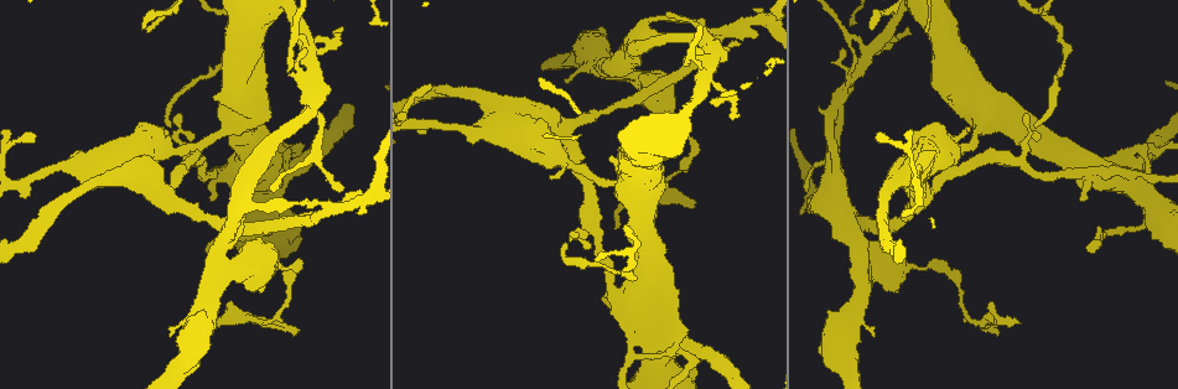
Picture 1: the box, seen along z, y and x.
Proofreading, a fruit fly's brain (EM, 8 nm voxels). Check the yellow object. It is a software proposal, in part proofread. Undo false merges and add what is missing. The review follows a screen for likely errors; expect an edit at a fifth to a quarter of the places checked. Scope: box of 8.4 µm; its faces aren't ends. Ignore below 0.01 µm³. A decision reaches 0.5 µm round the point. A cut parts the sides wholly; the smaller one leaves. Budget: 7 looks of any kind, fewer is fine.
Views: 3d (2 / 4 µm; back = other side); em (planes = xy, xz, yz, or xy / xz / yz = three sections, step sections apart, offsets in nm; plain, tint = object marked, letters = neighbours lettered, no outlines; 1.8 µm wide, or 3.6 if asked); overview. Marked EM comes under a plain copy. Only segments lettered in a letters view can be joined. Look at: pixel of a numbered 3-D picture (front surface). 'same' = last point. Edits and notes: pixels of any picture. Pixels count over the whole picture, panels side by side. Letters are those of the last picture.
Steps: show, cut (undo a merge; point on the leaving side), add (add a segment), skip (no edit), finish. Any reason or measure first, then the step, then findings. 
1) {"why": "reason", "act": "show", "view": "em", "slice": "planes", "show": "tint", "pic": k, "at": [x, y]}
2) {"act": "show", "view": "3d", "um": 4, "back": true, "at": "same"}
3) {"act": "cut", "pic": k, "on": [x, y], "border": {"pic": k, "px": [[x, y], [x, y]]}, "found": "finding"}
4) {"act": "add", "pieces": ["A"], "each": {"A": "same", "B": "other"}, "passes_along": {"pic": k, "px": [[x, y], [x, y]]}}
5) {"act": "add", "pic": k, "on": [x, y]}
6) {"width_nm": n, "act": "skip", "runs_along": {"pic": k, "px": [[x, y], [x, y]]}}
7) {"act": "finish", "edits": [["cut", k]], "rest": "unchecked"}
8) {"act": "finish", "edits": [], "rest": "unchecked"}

{"why": "tapers out", "act": "show", "view": "em", "slice": "xy", "step": 16, "show": "letters", "pic": 1, "at": [296, 332]}

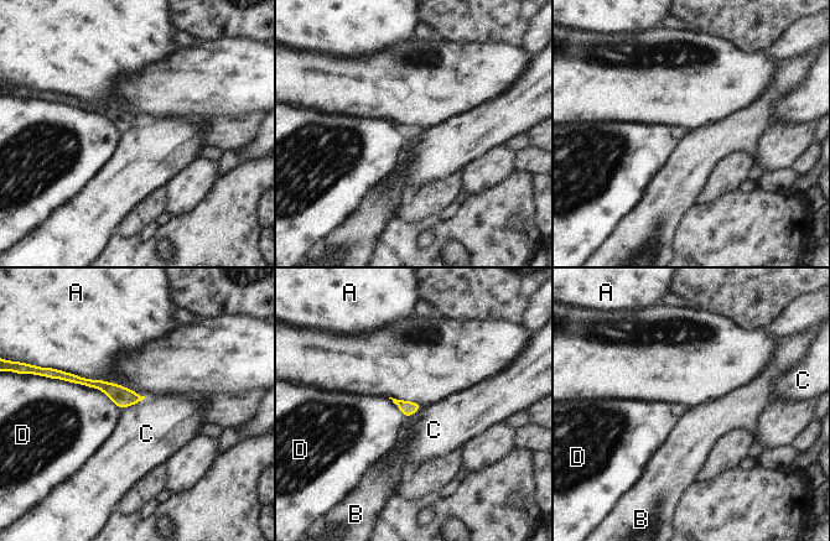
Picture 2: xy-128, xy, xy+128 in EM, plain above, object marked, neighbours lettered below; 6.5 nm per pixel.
{"why": "cut it another way", "act": "show", "view": "em", "slice": "planes", "show": "letters", "at": "same"}

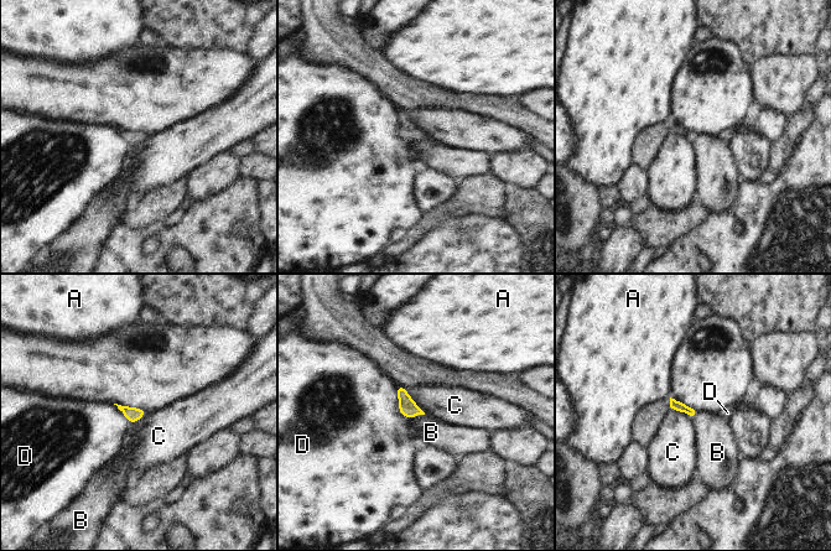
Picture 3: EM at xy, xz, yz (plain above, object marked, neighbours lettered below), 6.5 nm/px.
{"act": "skip", "each": {"A": "other", "B": "other", "C": "other", "D": "other"}, "border": {"pic": 3, "px": [[424, 414], [409, 419]]}, "found": "none of them fits"}

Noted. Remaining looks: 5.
{"act": "show", "view": "em", "slice": "yz", "step": 8, "show": "letters", "pic": 1, "at": [873, 334]}

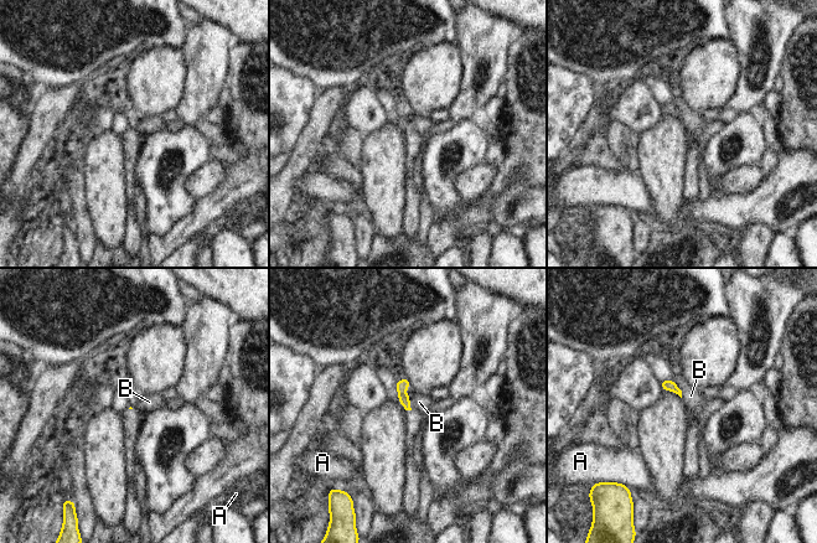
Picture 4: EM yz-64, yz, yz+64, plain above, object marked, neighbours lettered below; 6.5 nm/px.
{"why": "another direction", "act": "show", "view": "em", "slice": "planes", "show": "letters", "at": "same"}

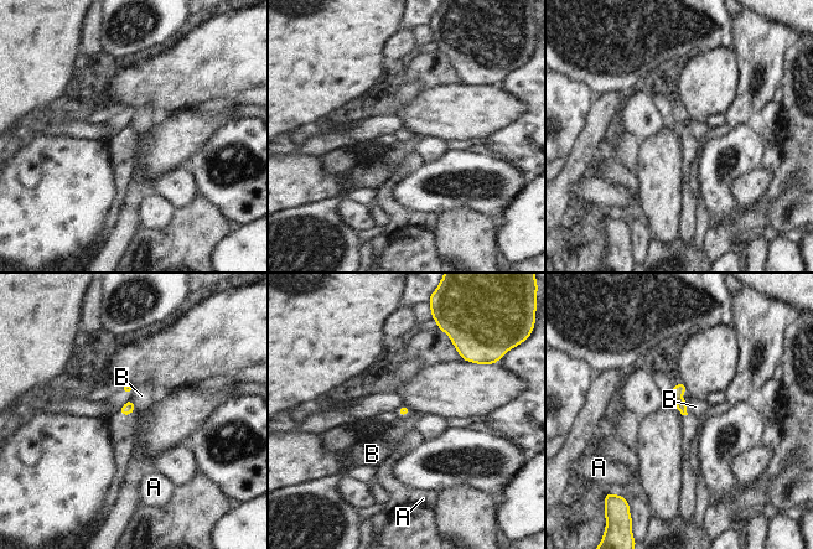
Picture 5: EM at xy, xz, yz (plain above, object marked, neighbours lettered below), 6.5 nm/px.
{"act": "skip", "each": {"A": "other", "B": "other"}, "border": {"pic": 5, "px": [[684, 399], [688, 414]]}, "found": "none of them fits"}

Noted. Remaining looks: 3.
{"act": "show", "view": "em", "slice": "planes", "show": "letters", "pic": 1, "at": [739, 43]}

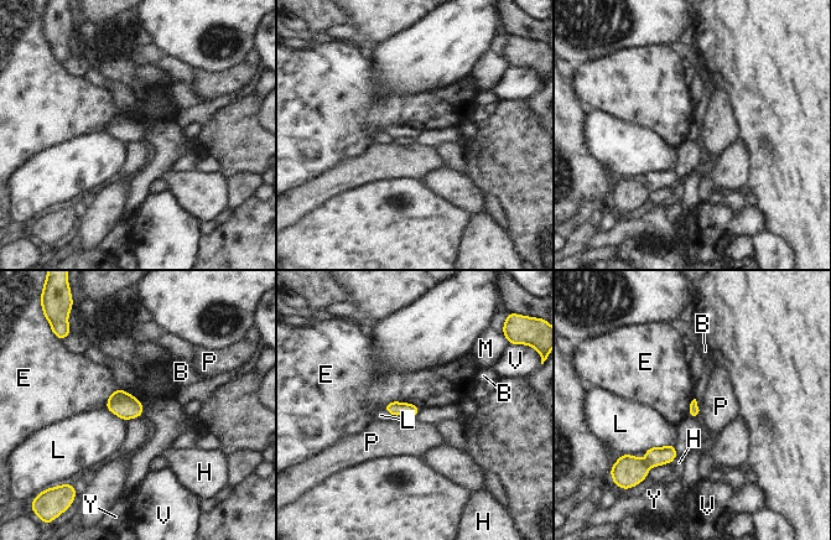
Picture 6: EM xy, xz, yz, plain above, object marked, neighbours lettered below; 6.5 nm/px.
{"width_nm": 80, "act": "cut", "pic": 6, "on": [628, 471], "each": {"B": "other", "E": "other", "H": "other", "L": "other", "M": "other", "P": "other", "V": "other", "Y": "other"}, "border": {"pic": 6, "px": [[643, 461], [649, 468]]}, "found": "a second cell is stuck on"}

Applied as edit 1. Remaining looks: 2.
{"act": "finish", "edits": [["cut", 6]], "rest": "unchecked"}

